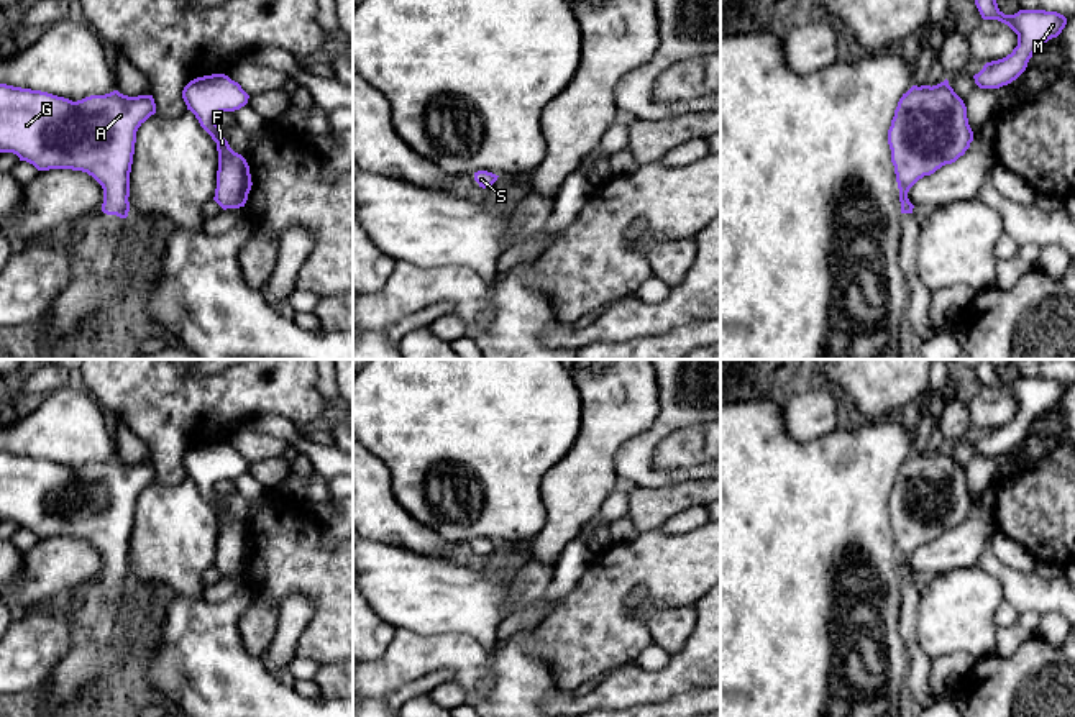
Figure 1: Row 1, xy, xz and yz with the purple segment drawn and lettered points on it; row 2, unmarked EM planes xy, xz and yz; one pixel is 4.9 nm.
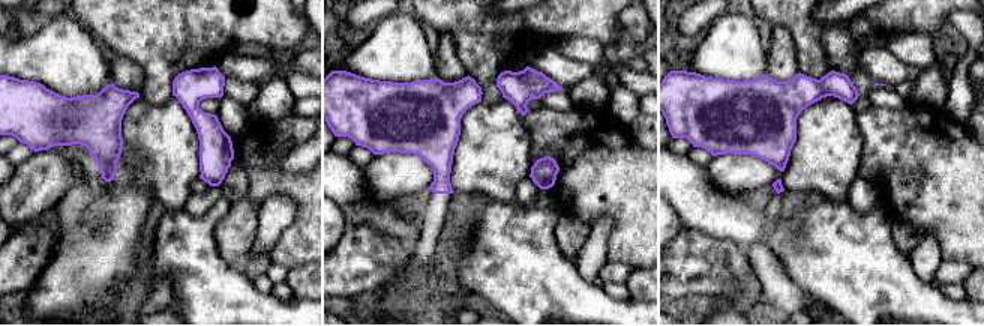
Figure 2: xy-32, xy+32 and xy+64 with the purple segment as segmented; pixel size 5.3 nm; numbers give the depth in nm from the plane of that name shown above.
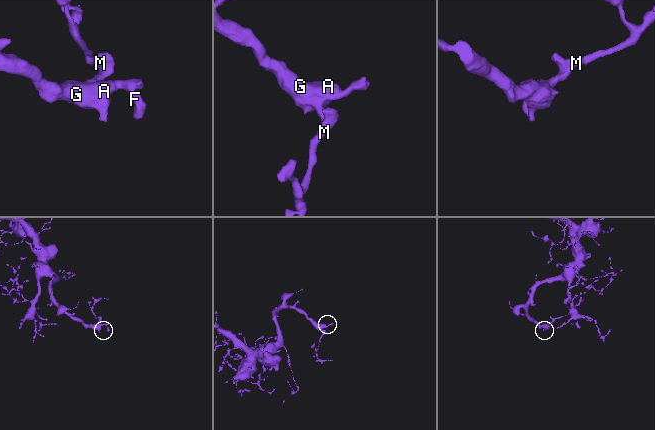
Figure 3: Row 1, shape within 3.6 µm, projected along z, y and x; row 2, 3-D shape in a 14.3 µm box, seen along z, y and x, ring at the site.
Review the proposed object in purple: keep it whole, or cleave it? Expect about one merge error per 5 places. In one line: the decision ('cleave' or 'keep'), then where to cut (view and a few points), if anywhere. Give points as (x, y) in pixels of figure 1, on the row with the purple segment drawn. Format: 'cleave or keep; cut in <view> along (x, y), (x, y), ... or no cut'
keep; no cut

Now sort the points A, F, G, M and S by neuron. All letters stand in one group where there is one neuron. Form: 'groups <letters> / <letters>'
groups A F G M S

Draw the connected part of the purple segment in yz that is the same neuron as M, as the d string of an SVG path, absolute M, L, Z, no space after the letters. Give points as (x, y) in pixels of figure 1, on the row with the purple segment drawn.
M975 0L983 20L998 20L1018 34L1018 46L1003 59L986 62L973 75L980 89L1000 89L1016 80L1027 67L1032 54L1049 39L1057 38L1067 25L1067 18L1057 11L1019 10L1004 15L996 0Z

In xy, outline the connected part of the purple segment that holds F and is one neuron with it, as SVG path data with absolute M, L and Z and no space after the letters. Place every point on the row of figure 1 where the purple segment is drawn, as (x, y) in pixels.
M212 74L190 80L182 98L200 126L217 143L218 171L213 200L223 208L245 207L251 190L251 174L246 159L235 153L215 123L220 112L235 112L248 103L249 95L225 74Z

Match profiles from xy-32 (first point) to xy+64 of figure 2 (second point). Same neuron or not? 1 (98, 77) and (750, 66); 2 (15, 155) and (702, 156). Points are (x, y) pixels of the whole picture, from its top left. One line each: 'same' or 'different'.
1: same
2: same

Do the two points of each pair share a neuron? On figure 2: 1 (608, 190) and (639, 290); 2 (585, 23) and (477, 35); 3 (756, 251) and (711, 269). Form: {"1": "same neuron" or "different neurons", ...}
{"1": "different neurons", "2": "same neuron", "3": "different neurons"}

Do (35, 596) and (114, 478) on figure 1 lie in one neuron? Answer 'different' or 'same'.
different

